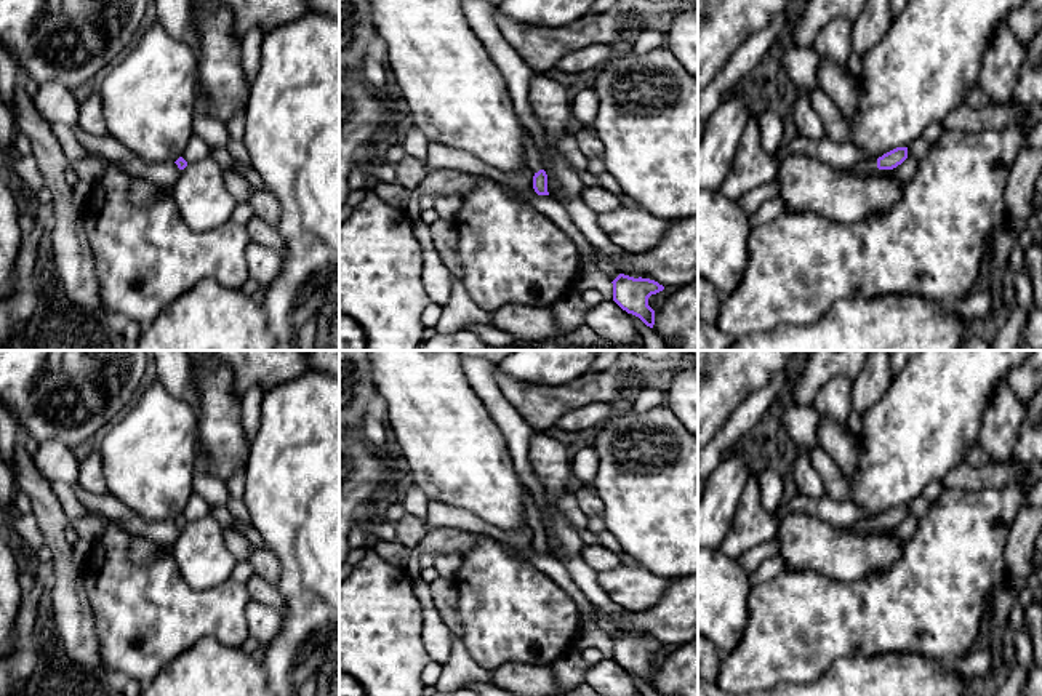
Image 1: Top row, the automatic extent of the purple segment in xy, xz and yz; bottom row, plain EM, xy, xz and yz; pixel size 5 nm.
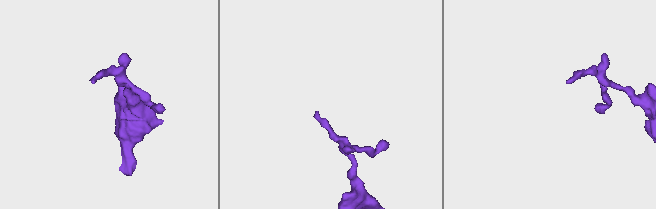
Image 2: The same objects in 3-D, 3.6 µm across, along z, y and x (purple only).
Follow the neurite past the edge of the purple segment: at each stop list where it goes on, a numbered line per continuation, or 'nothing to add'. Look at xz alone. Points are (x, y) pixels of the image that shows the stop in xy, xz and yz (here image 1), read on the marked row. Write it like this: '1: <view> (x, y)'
1: xz (532, 154)

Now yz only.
1: yz (869, 167)

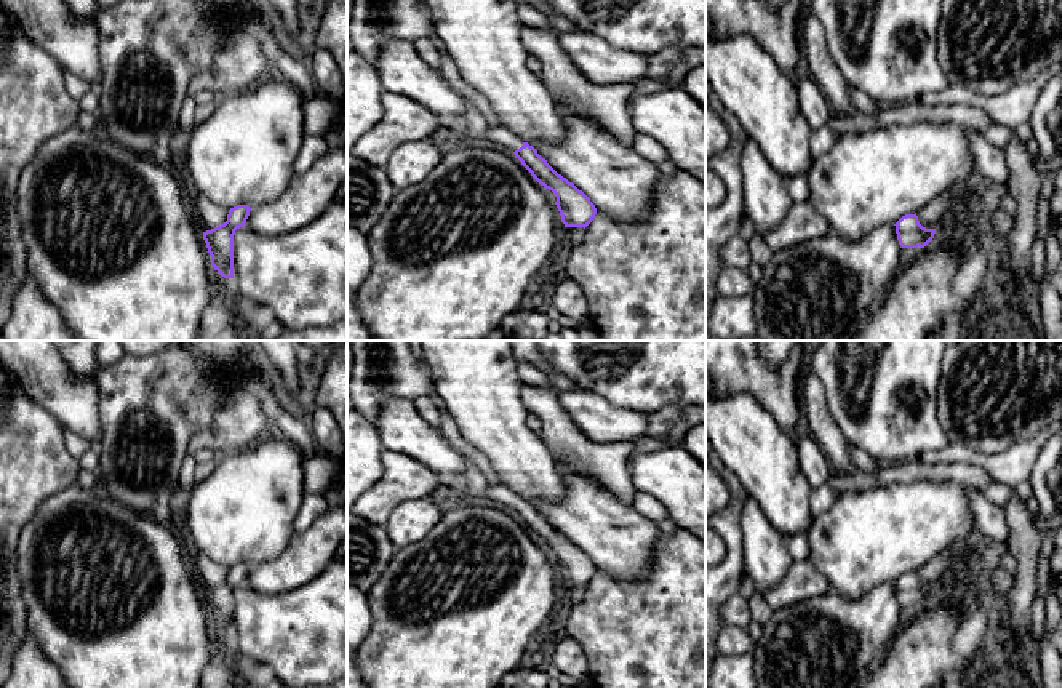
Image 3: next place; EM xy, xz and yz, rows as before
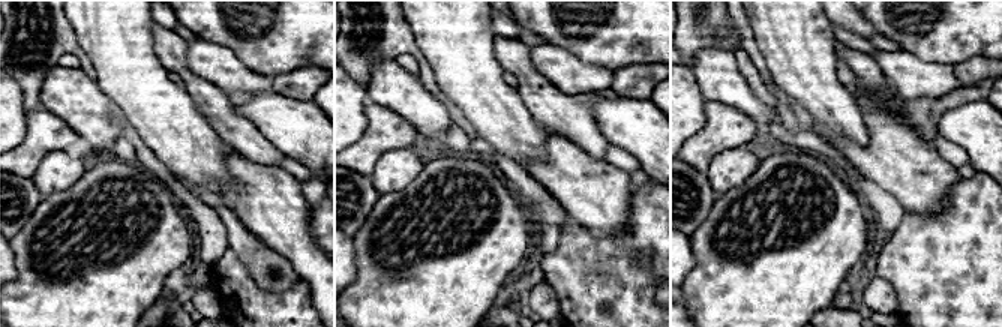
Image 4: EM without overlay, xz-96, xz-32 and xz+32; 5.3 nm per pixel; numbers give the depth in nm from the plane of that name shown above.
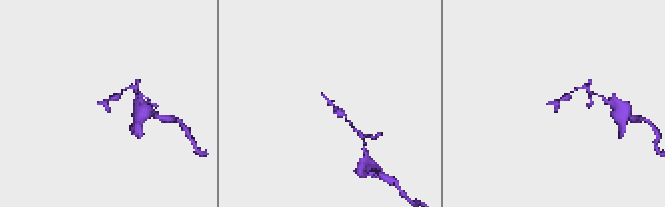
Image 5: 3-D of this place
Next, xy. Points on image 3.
nothing to add

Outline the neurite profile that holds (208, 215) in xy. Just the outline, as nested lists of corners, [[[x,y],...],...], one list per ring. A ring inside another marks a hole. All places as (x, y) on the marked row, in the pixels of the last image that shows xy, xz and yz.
[[[190,194],[194,218],[203,232],[211,230],[227,221],[229,210],[216,205],[203,194]]]

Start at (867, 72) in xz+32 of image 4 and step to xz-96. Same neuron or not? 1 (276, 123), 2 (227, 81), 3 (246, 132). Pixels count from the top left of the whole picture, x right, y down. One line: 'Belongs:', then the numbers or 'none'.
Belongs: 3

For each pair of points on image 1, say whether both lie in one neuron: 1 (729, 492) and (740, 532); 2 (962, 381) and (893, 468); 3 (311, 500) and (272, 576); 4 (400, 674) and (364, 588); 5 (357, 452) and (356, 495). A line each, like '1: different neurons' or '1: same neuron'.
1: different neurons
2: same neuron
3: different neurons
4: same neuron
5: same neuron

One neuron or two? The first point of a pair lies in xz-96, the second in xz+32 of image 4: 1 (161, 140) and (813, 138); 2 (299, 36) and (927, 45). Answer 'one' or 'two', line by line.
1: two
2: one

